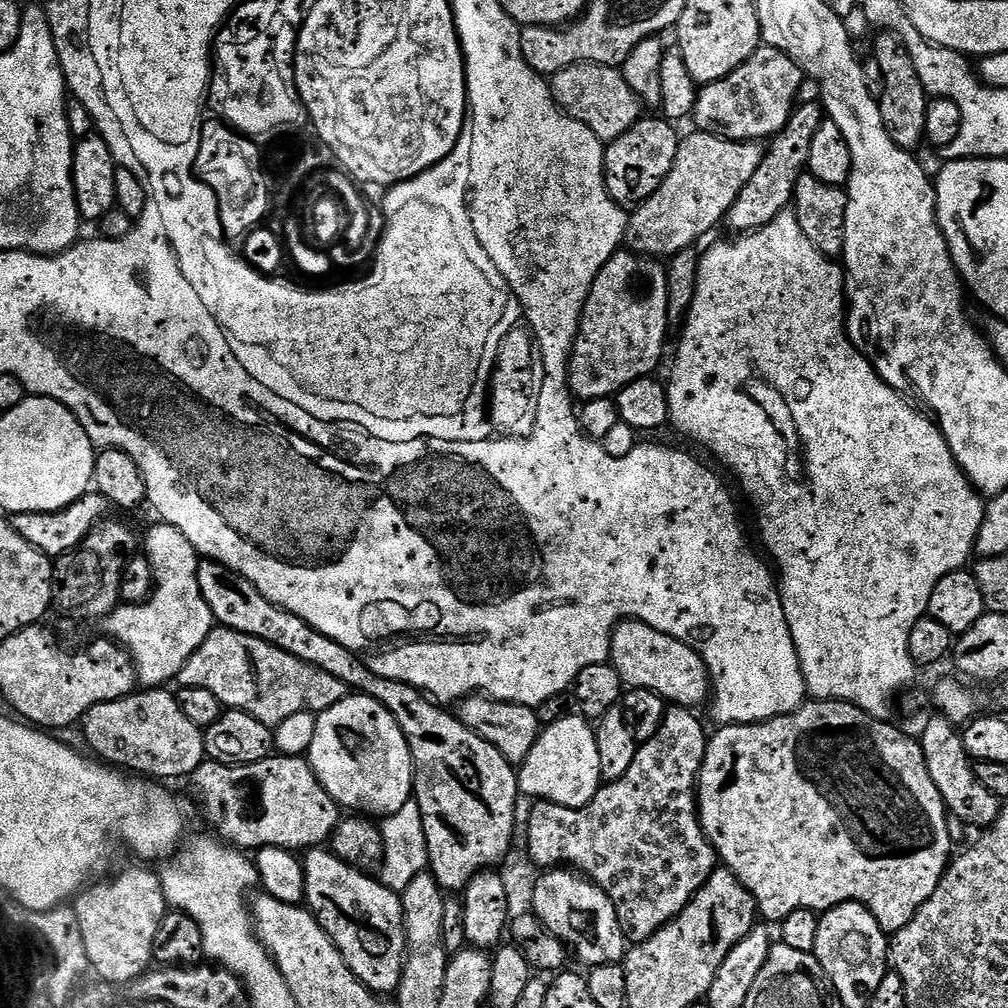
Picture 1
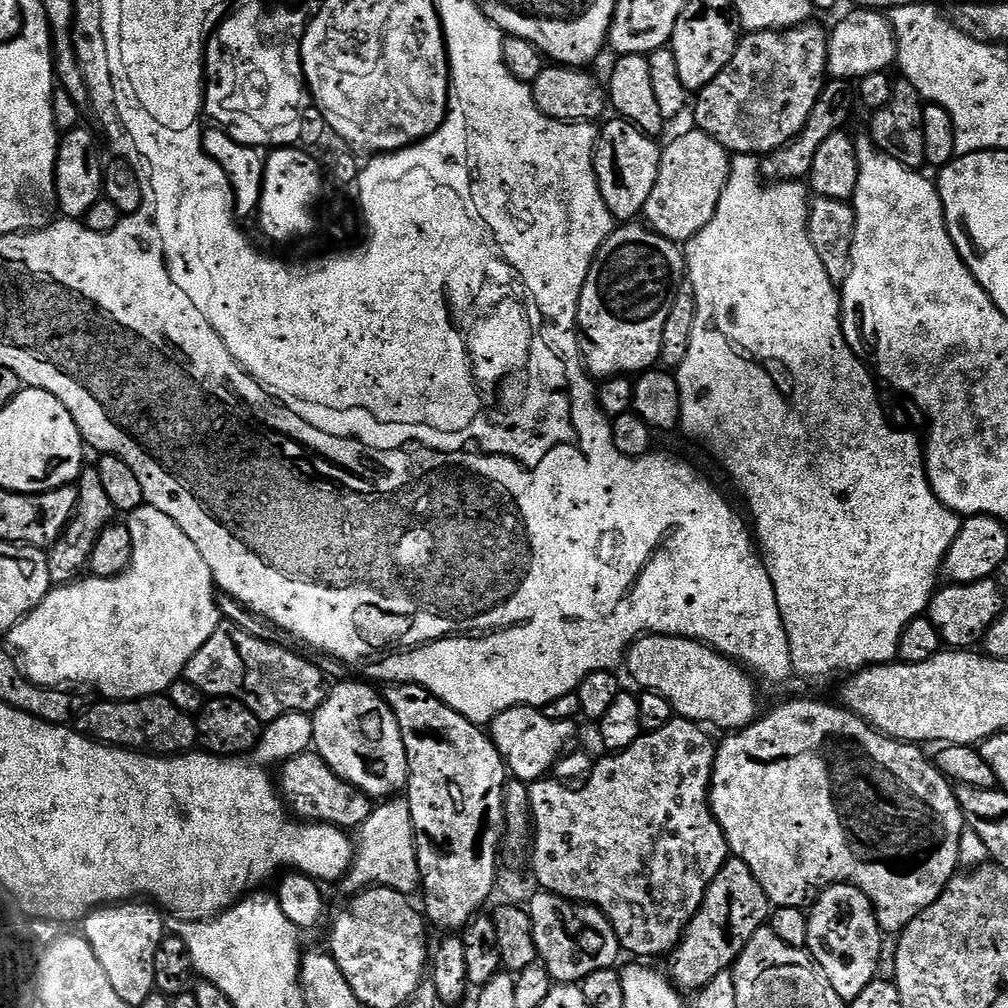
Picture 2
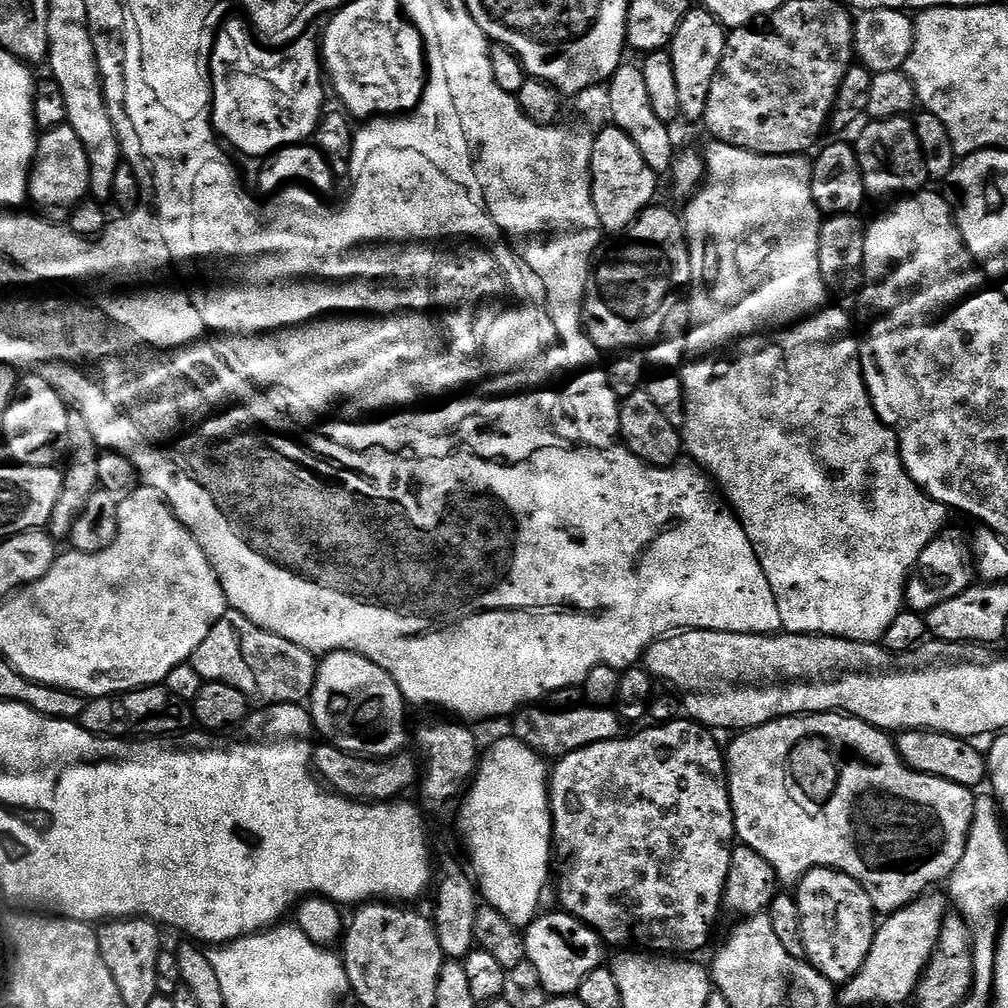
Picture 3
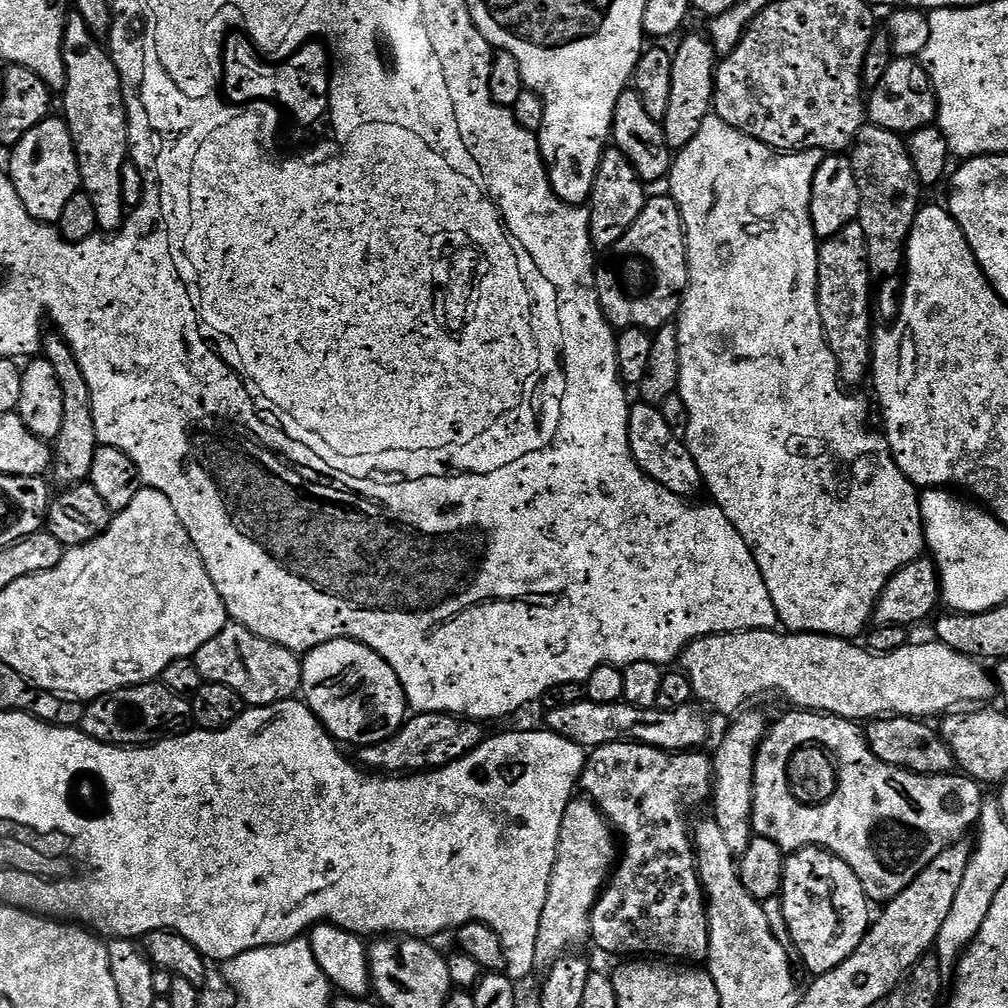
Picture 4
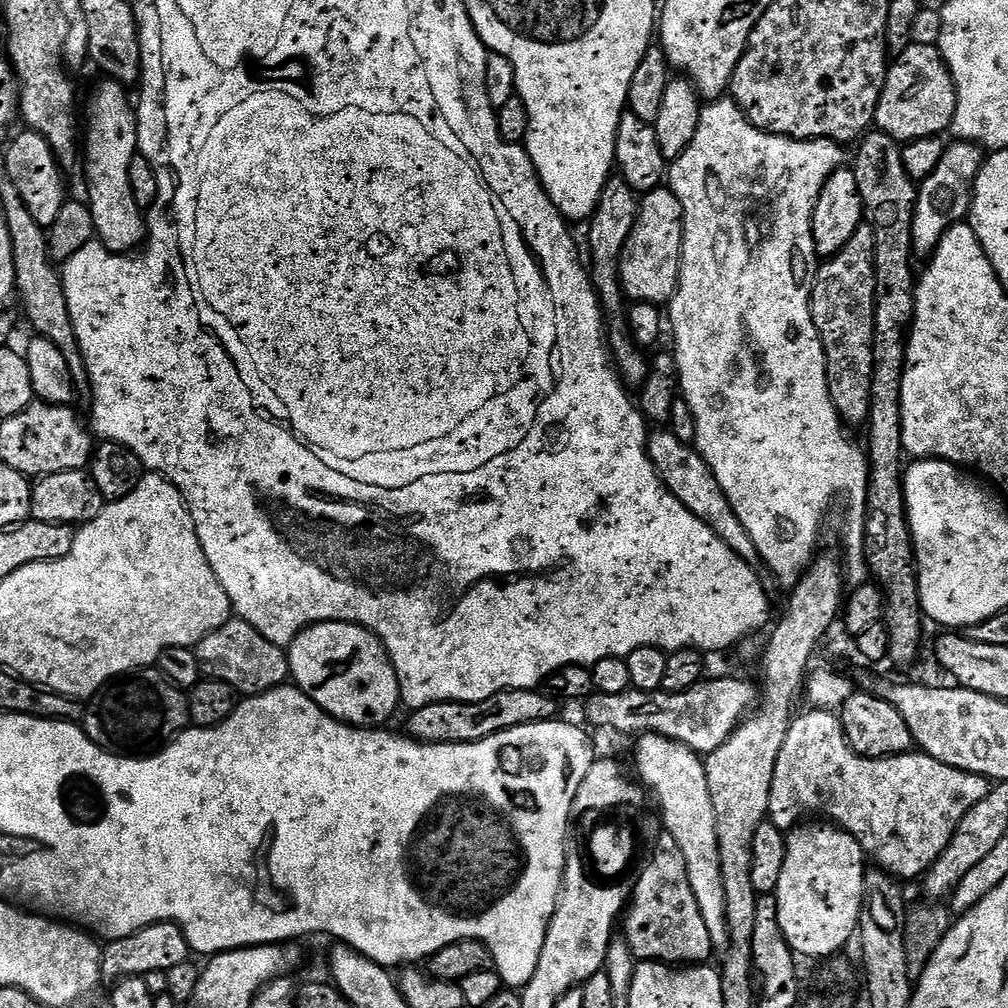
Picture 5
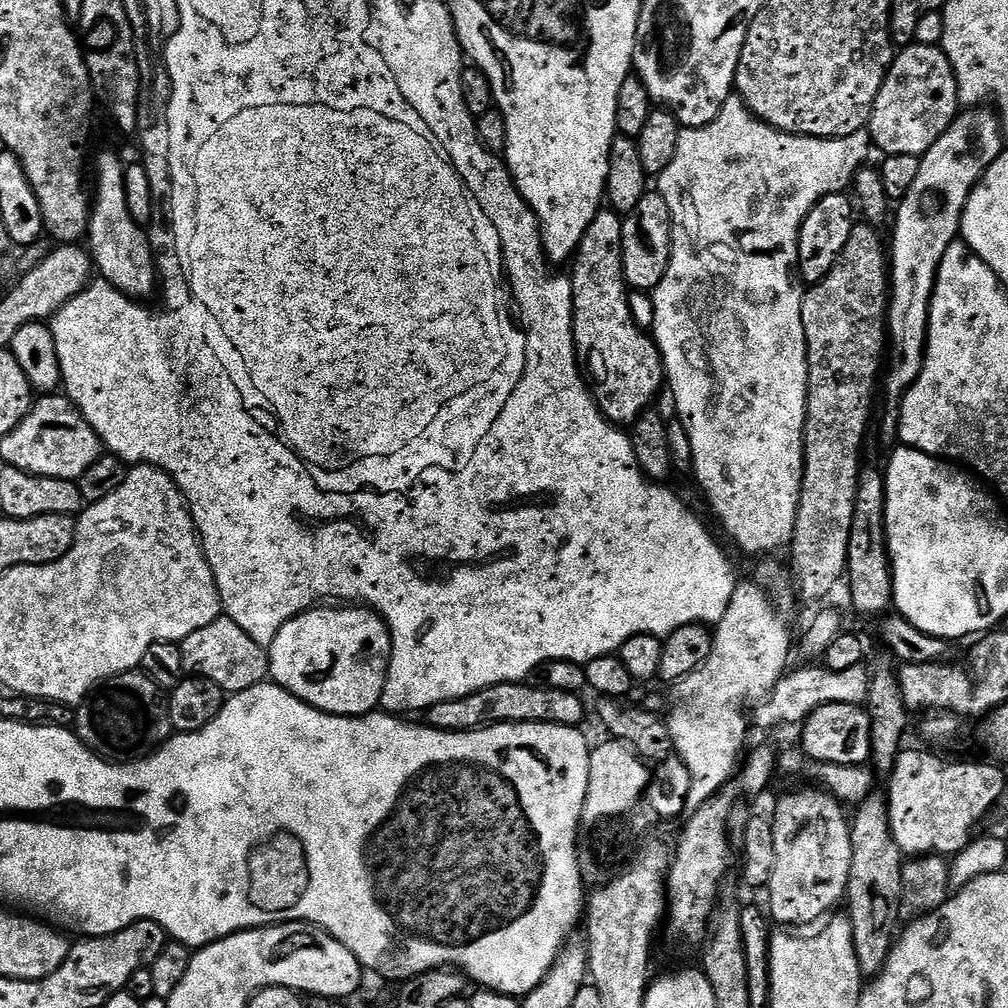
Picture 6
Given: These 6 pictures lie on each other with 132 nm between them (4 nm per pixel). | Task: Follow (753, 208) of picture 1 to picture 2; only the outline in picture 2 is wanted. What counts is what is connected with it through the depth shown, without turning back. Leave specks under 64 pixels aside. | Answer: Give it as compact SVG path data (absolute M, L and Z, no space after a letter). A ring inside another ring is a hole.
M829 79L822 91L818 102L814 102L814 110L810 110L810 118L806 118L806 126L784 148L767 153L762 160L762 171L765 180L779 182L781 180L803 181L812 169L814 154L824 145L830 134L841 131L844 123L852 116L852 107L857 107L858 96L853 85L846 80Z

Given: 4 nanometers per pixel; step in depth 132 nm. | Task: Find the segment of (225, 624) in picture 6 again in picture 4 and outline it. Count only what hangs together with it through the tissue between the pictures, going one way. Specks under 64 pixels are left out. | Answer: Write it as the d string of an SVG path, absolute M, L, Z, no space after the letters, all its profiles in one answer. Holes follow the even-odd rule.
M229 622L220 633L214 638L210 638L210 642L203 644L196 651L194 659L198 666L198 674L202 674L205 682L230 686L230 690L237 692L244 700L245 705L248 706L264 708L267 704L277 704L283 700L291 700L301 691L301 657L297 653L291 652L290 649L278 646L274 642L254 634L246 626L235 622Z

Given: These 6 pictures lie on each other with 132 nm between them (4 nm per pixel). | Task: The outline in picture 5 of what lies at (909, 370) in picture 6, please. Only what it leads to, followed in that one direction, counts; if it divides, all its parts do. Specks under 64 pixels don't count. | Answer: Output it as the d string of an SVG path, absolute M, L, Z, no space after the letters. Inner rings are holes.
M952 142L945 147L930 178L919 181L916 213L912 219L912 251L917 257L931 257L946 230L961 223L969 215L972 207L972 187L976 185L976 175L985 159L985 153L979 144Z

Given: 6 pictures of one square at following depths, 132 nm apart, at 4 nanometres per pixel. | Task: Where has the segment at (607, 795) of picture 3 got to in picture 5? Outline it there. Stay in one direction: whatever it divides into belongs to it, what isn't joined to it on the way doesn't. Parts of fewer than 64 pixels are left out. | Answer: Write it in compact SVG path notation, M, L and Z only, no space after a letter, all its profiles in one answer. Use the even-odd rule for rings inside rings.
M660 834L652 848L652 857L639 869L636 884L630 888L630 899L622 916L622 939L630 946L637 961L655 960L673 966L700 966L714 955L710 930L698 910L694 890L690 890L690 874L686 874L686 858L678 850L678 842L667 834Z

